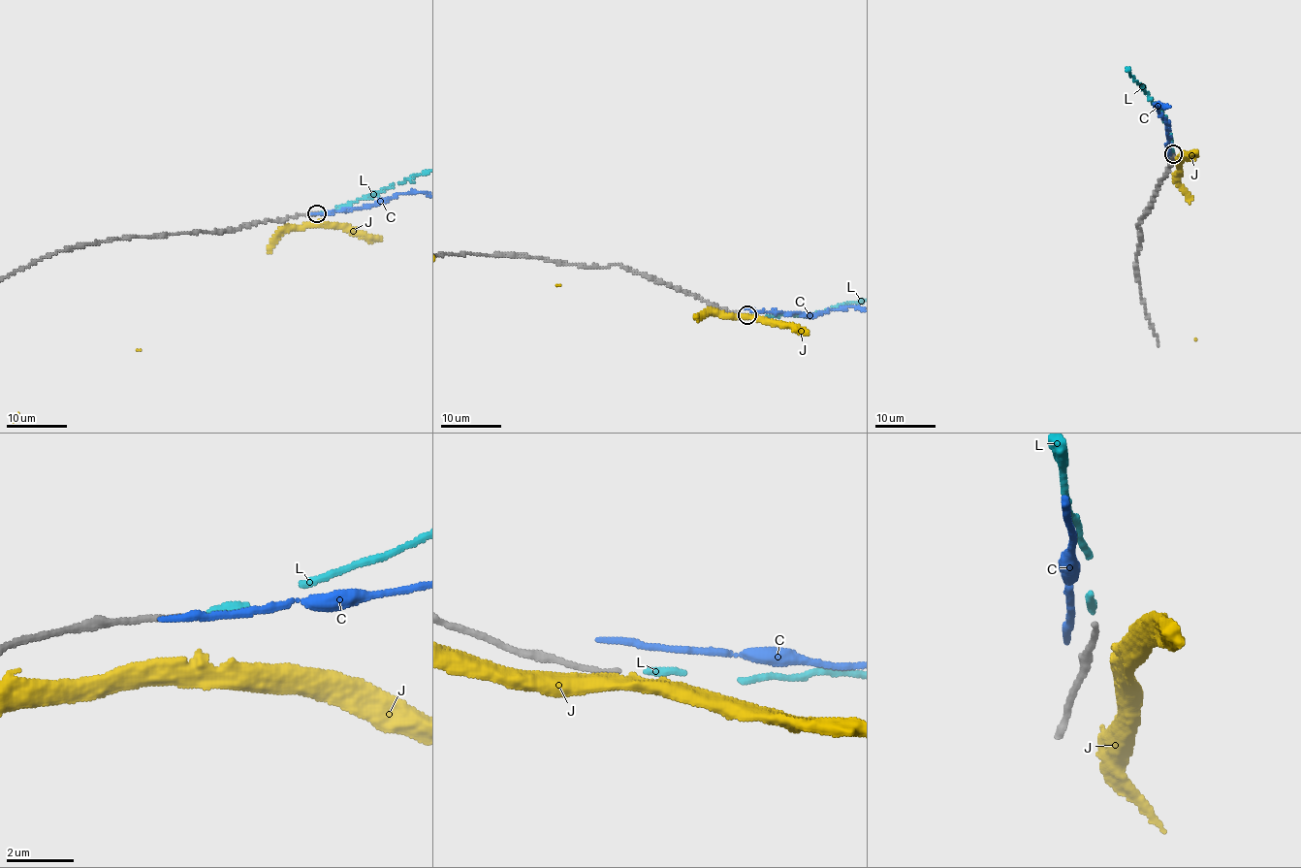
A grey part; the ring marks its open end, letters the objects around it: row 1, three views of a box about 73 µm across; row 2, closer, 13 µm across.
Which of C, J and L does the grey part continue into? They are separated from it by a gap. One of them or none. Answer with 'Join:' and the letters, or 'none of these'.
Join: L

